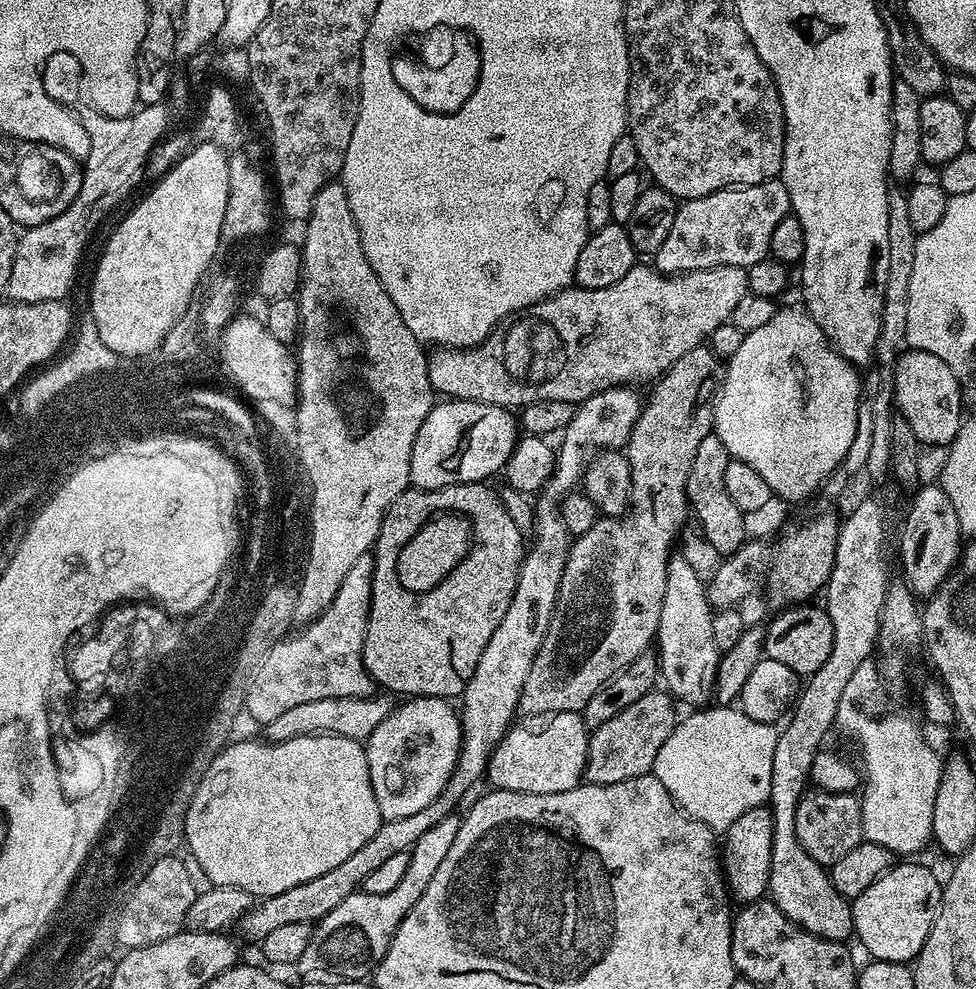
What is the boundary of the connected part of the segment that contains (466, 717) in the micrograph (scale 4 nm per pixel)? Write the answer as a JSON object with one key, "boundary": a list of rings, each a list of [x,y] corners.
{"boundary":[[[632,386],[607,388],[590,398],[586,398],[579,404],[575,414],[573,414],[573,420],[565,426],[562,435],[559,437],[561,440],[560,448],[558,444],[558,451],[556,452],[556,468],[552,472],[552,477],[544,483],[544,487],[540,489],[534,500],[536,524],[532,528],[530,543],[527,545],[524,560],[520,564],[520,573],[518,574],[518,582],[514,590],[514,598],[510,598],[510,606],[506,610],[506,614],[502,614],[502,622],[498,622],[498,630],[494,630],[494,634],[490,634],[490,642],[486,642],[486,646],[482,650],[482,654],[478,658],[471,676],[467,677],[464,684],[464,695],[462,697],[464,705],[459,705],[458,708],[458,715],[460,717],[460,757],[450,774],[450,778],[446,782],[446,786],[442,790],[442,794],[438,794],[438,798],[434,798],[434,802],[430,802],[430,806],[426,806],[414,814],[409,814],[406,818],[384,820],[378,826],[378,830],[374,830],[374,838],[368,839],[355,854],[350,854],[350,858],[346,858],[346,862],[341,862],[340,865],[334,866],[334,870],[326,870],[326,874],[322,874],[318,878],[310,878],[310,882],[302,882],[298,886],[290,886],[290,890],[282,890],[282,894],[263,897],[259,903],[251,907],[239,920],[238,929],[240,929],[241,934],[246,939],[259,942],[266,938],[266,934],[271,934],[275,928],[287,926],[287,924],[293,922],[315,925],[323,916],[330,914],[330,910],[334,910],[334,906],[338,906],[338,902],[346,902],[346,898],[350,898],[350,894],[357,892],[361,885],[363,885],[366,874],[370,874],[371,871],[382,862],[386,862],[393,854],[411,852],[414,842],[418,842],[418,838],[422,838],[422,834],[426,834],[426,830],[430,830],[433,826],[438,826],[438,822],[442,822],[442,818],[453,815],[457,811],[456,807],[459,806],[460,799],[479,780],[483,781],[485,779],[493,750],[496,749],[500,739],[508,733],[508,729],[513,727],[514,720],[512,718],[518,714],[522,686],[526,682],[526,674],[530,674],[530,666],[538,654],[538,646],[542,646],[542,638],[546,634],[552,611],[556,605],[558,586],[562,582],[562,570],[566,566],[566,558],[572,548],[573,537],[570,535],[567,526],[564,525],[564,519],[560,516],[560,501],[581,483],[586,461],[590,456],[590,452],[587,452],[584,448],[592,448],[591,450],[620,450],[627,445],[628,438],[632,433],[632,427],[636,419],[640,417],[640,409],[642,407],[642,396],[639,396],[636,392],[639,391]]]}

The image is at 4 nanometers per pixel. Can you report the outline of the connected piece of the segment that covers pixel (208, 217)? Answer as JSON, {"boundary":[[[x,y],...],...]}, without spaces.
{"boundary":[[[216,142],[197,144],[165,176],[155,181],[153,188],[156,189],[113,230],[112,237],[109,238],[108,245],[105,246],[104,253],[101,254],[100,261],[96,264],[96,272],[91,277],[92,281],[96,283],[96,321],[100,323],[100,332],[104,332],[104,340],[108,340],[108,345],[112,344],[112,348],[120,348],[120,352],[130,354],[144,352],[144,348],[152,348],[152,344],[156,344],[159,331],[163,330],[166,325],[172,324],[172,316],[176,316],[176,312],[180,312],[180,308],[189,308],[199,278],[202,277],[203,271],[217,259],[216,251],[222,248],[220,231],[228,201],[228,158],[225,149],[220,149]]]}

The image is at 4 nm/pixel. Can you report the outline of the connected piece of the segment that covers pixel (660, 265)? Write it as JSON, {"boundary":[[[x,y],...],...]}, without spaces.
{"boundary":[[[779,178],[683,201],[674,214],[670,234],[654,253],[654,267],[665,276],[675,276],[718,266],[754,266],[754,262],[769,259],[770,237],[791,210],[790,194]]]}

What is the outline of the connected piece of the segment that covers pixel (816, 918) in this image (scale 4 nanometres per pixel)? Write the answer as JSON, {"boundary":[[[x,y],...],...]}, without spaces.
{"boundary":[[[864,500],[848,517],[843,517],[840,525],[840,534],[838,536],[838,542],[836,543],[836,549],[834,550],[834,566],[830,570],[830,578],[826,585],[826,591],[823,593],[823,603],[826,605],[826,611],[830,618],[830,626],[834,626],[834,646],[830,646],[830,658],[826,658],[826,662],[822,662],[822,666],[818,666],[818,670],[814,670],[812,676],[807,677],[806,683],[801,687],[794,707],[791,709],[790,715],[787,717],[786,723],[779,729],[776,737],[776,745],[774,746],[774,758],[772,759],[772,765],[770,766],[770,794],[766,797],[767,803],[770,805],[772,818],[773,818],[773,848],[770,850],[770,870],[767,895],[778,906],[778,910],[782,910],[782,914],[786,914],[786,918],[790,918],[790,922],[794,922],[797,928],[805,928],[810,934],[815,936],[821,936],[827,940],[838,940],[841,942],[847,941],[849,937],[853,935],[852,930],[852,906],[849,897],[838,894],[838,890],[834,890],[832,885],[832,877],[829,869],[818,863],[814,858],[810,858],[810,854],[806,854],[806,850],[796,840],[796,831],[794,830],[794,814],[798,810],[798,802],[800,801],[802,793],[809,787],[809,776],[811,774],[811,767],[814,763],[814,756],[820,752],[824,739],[828,736],[828,731],[833,731],[836,722],[836,707],[838,702],[842,698],[842,690],[846,690],[846,682],[850,682],[850,674],[854,674],[854,670],[858,670],[858,666],[862,666],[862,662],[873,659],[874,647],[878,642],[878,635],[880,630],[880,614],[882,608],[882,602],[886,596],[886,590],[890,583],[890,577],[888,577],[888,552],[884,547],[888,544],[888,516],[884,513],[884,508],[876,500]]]}

